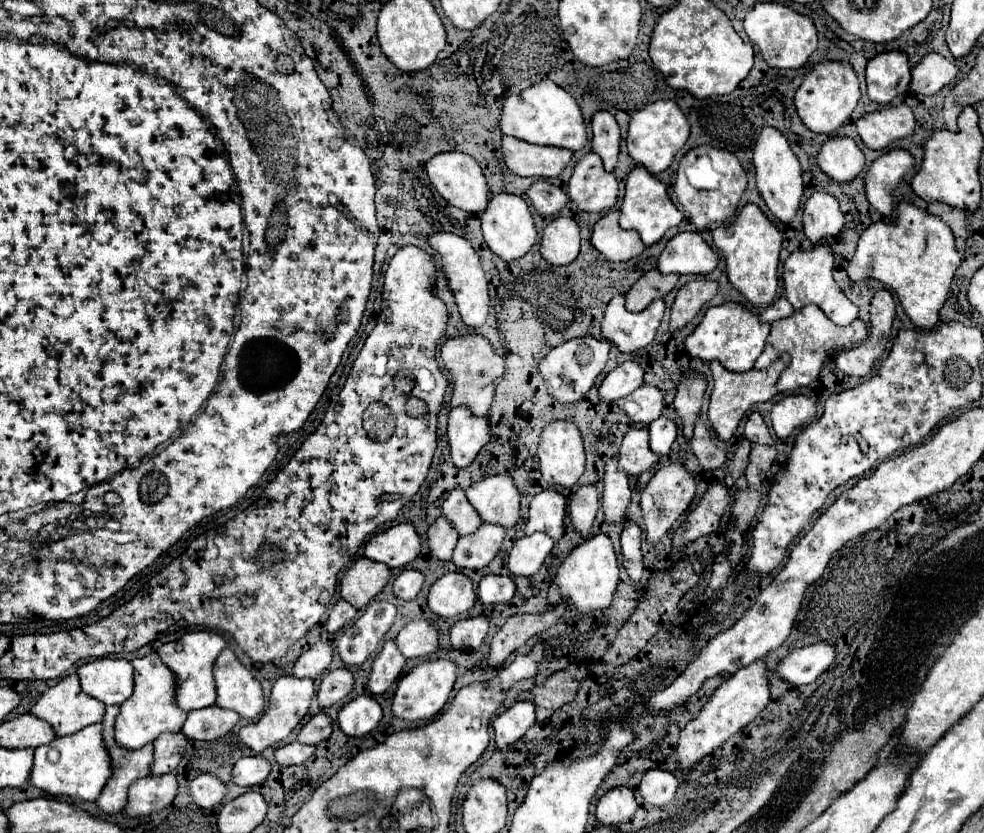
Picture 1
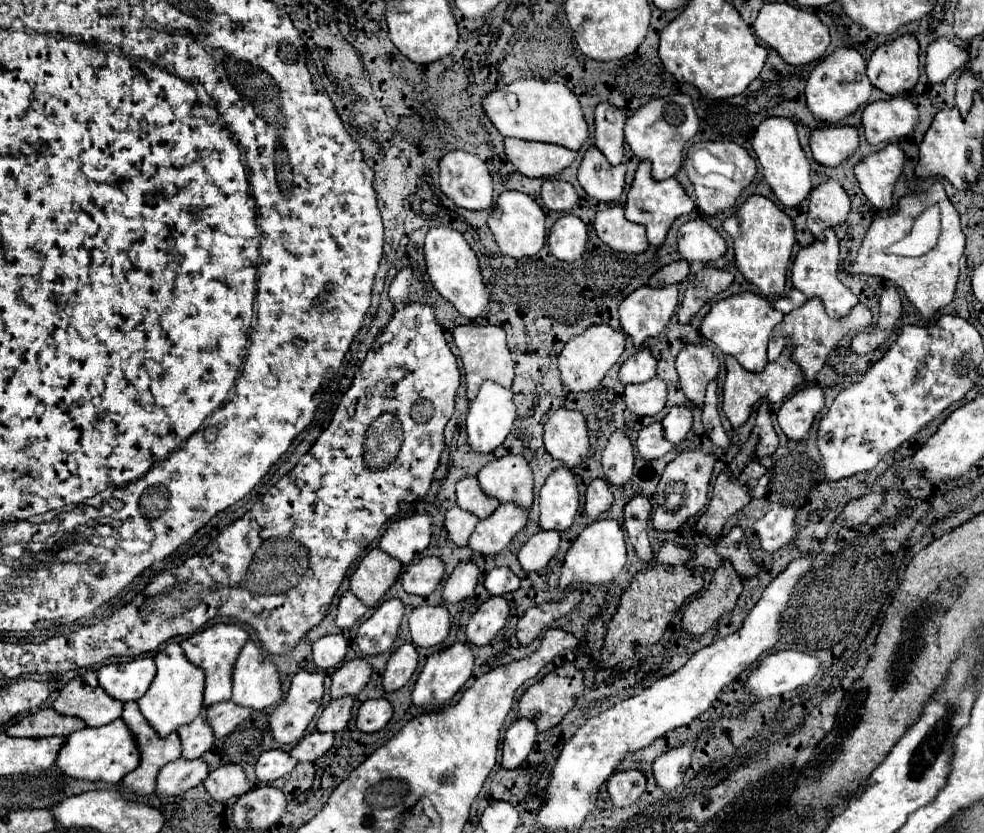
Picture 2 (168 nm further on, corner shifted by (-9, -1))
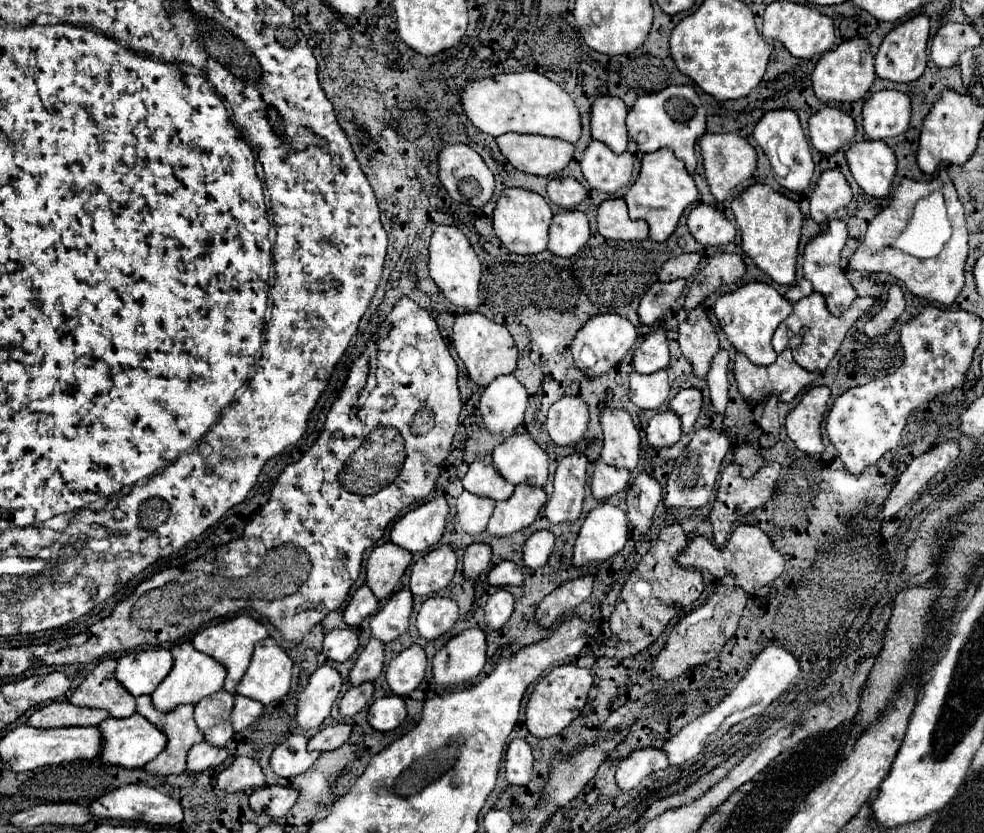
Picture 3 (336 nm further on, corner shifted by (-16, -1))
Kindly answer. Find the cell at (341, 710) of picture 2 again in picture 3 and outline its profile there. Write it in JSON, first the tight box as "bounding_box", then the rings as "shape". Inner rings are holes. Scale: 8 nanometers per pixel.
{"bounding_box":[340,681,374,717],"shape":[[[370,681],[356,685],[356,687],[350,687],[340,701],[340,713],[344,717],[356,715],[364,705],[368,705],[372,701],[372,695],[374,695],[374,685]]]}

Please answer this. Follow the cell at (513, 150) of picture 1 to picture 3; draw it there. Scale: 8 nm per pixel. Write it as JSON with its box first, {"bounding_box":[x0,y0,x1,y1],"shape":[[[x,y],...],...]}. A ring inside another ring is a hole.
{"bounding_box":[496,133,574,175],"shape":[[[504,133],[496,137],[496,143],[514,169],[530,175],[558,173],[572,161],[574,155],[572,143],[542,135]]]}

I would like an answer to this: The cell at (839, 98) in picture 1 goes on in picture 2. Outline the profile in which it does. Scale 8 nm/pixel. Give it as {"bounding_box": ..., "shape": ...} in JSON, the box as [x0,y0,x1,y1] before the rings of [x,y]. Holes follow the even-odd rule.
{"bounding_box":[805,47,871,123],"shape":[[[841,47],[833,55],[825,57],[809,75],[807,87],[805,87],[805,97],[807,97],[807,107],[813,113],[815,119],[825,121],[825,123],[839,123],[847,115],[855,113],[861,105],[867,103],[871,95],[871,83],[865,75],[865,59],[861,57],[859,51]]]}

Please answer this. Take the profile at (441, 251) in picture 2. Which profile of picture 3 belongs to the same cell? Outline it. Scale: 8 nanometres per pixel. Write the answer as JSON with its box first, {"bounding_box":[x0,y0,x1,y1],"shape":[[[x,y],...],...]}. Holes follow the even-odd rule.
{"bounding_box":[428,225,482,311],"shape":[[[436,225],[432,239],[430,239],[428,273],[430,273],[432,281],[440,287],[440,291],[446,295],[446,299],[450,299],[454,305],[464,307],[466,311],[476,311],[476,307],[480,305],[478,287],[480,287],[482,265],[474,253],[470,241],[464,237],[464,233],[458,227]]]}

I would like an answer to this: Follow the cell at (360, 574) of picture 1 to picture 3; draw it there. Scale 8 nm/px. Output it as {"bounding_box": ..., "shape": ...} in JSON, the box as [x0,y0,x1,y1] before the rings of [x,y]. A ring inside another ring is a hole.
{"bounding_box":[366,543,412,599],"shape":[[[384,543],[370,553],[366,565],[366,585],[378,599],[386,599],[394,593],[400,577],[408,569],[412,561],[412,553],[396,547],[394,543]]]}

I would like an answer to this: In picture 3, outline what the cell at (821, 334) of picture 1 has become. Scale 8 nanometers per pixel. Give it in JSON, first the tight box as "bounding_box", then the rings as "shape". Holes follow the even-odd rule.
{"bounding_box":[772,291,874,371],"shape":[[[814,291],[812,295],[808,295],[808,297],[800,299],[798,303],[794,303],[794,311],[790,313],[790,317],[786,317],[786,319],[778,325],[778,329],[776,329],[776,333],[774,333],[774,339],[772,339],[774,351],[776,351],[776,353],[782,353],[784,347],[786,347],[786,343],[790,341],[790,337],[794,337],[802,327],[808,327],[808,331],[804,333],[802,345],[798,345],[798,347],[792,351],[792,353],[794,353],[794,361],[796,361],[800,367],[808,369],[808,371],[824,371],[824,369],[828,367],[828,363],[832,361],[832,357],[838,353],[838,349],[840,349],[840,345],[842,345],[846,333],[850,331],[850,327],[872,307],[872,303],[874,303],[872,297],[858,297],[858,299],[850,305],[848,311],[844,311],[840,317],[834,317],[834,315],[828,313],[828,309],[826,309],[824,295],[820,295],[820,293]]]}

